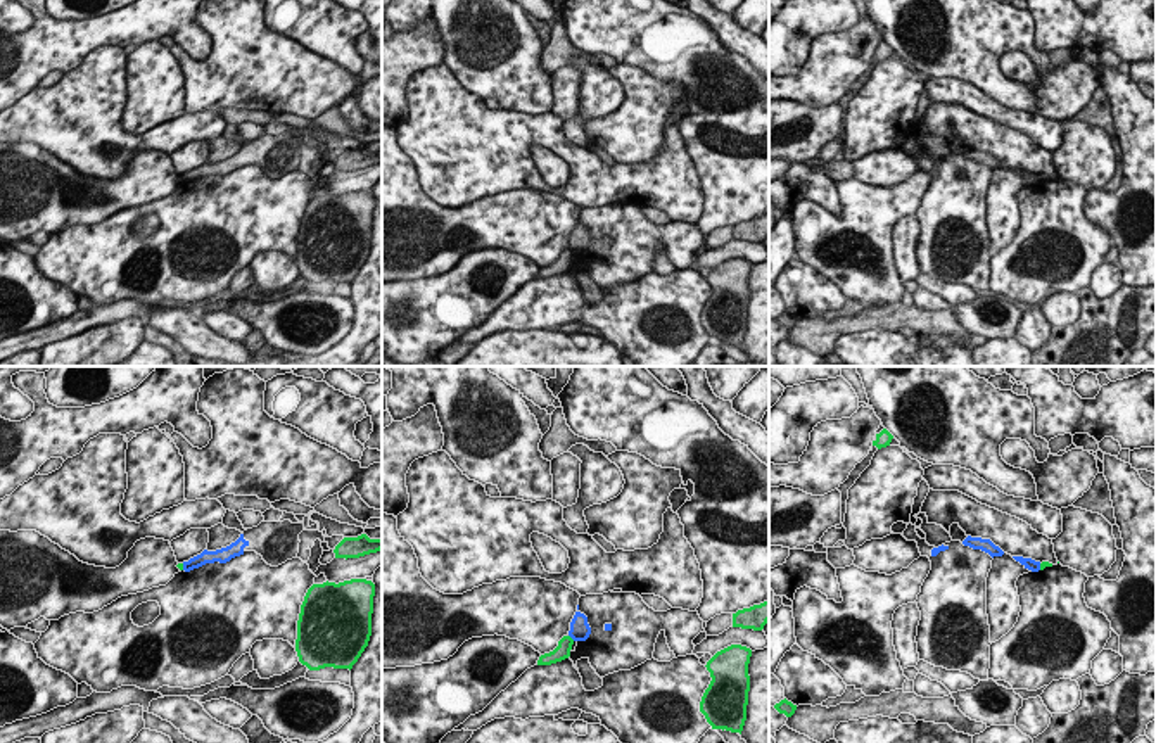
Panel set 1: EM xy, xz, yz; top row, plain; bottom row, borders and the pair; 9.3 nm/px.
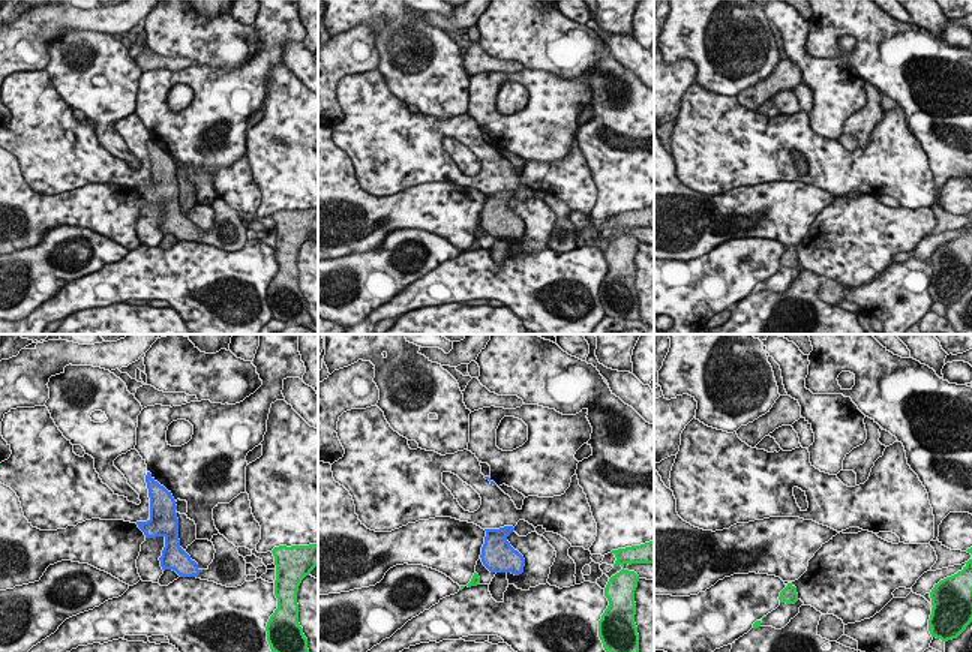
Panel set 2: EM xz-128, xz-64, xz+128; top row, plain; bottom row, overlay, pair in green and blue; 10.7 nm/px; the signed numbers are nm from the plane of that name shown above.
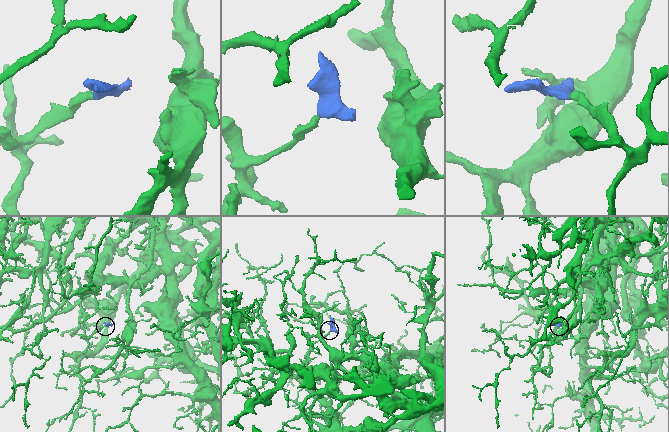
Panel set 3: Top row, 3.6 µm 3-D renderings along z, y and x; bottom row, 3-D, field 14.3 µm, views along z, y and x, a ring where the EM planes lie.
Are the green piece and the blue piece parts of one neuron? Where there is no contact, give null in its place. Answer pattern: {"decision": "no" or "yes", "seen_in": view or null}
{"decision": "no", "seen_in": "xz"}

